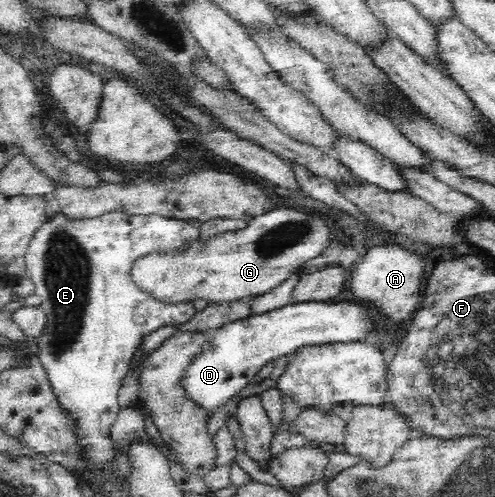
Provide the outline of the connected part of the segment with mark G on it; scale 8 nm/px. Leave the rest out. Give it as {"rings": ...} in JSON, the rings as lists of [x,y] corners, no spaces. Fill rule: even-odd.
{"rings":[[[275,208],[259,217],[254,217],[243,229],[215,233],[207,239],[197,237],[188,245],[177,249],[152,250],[135,257],[127,277],[135,289],[147,294],[163,305],[189,304],[205,299],[208,306],[218,306],[234,301],[249,303],[253,298],[264,296],[281,285],[291,274],[309,259],[317,257],[329,241],[329,227],[317,216],[303,214],[293,208]]]}

